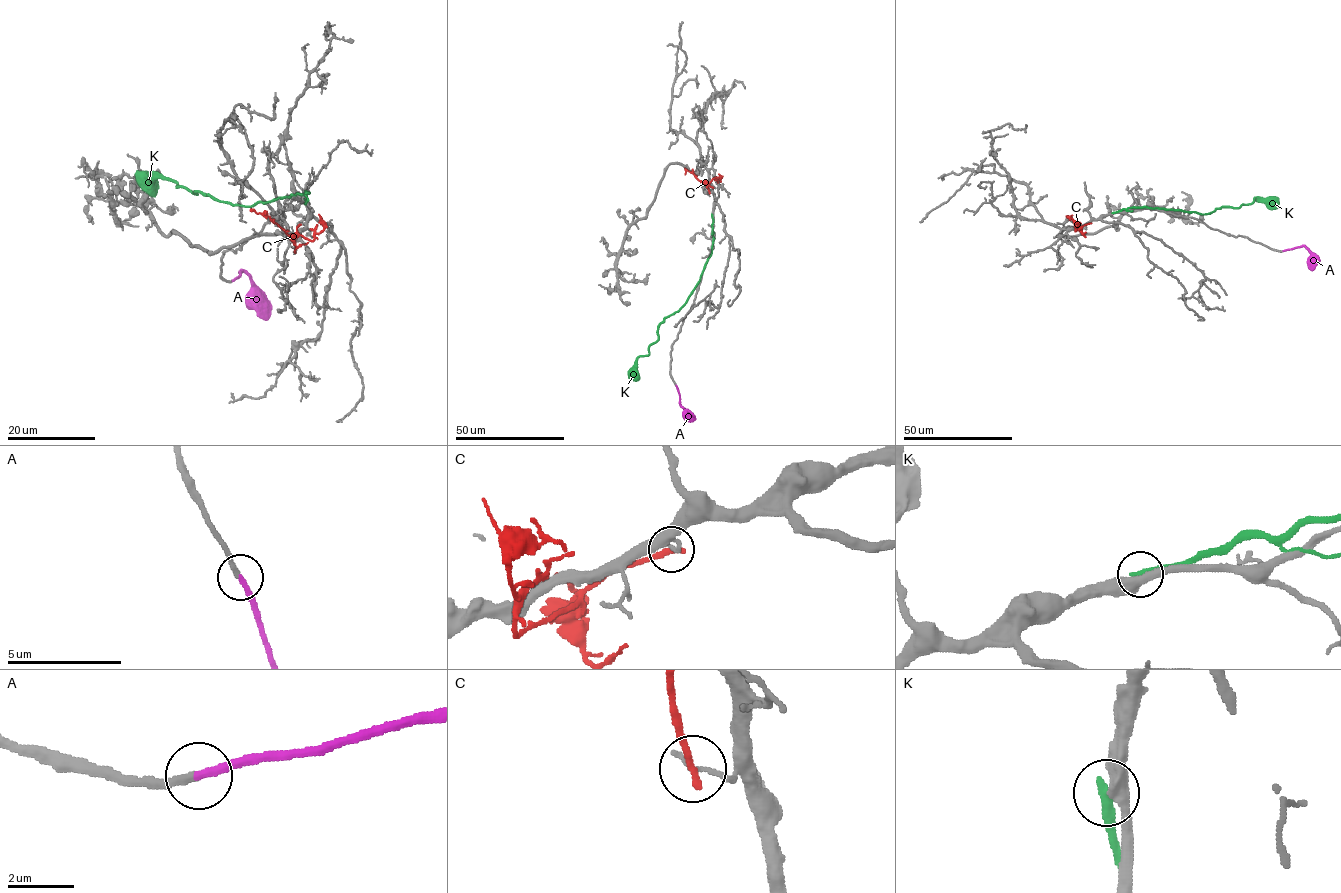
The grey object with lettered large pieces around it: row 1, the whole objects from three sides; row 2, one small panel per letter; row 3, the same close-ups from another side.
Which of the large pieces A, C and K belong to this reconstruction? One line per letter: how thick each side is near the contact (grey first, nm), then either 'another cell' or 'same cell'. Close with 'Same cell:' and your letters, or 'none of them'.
A: 240 nm thick on the grey side, 240 nm on the other; same cell
C: 170 nm thick on the grey side, 260 nm on the other; another cell
K: 440 nm thick on the grey side, 340 nm on the other; another cell
Same cell: A

